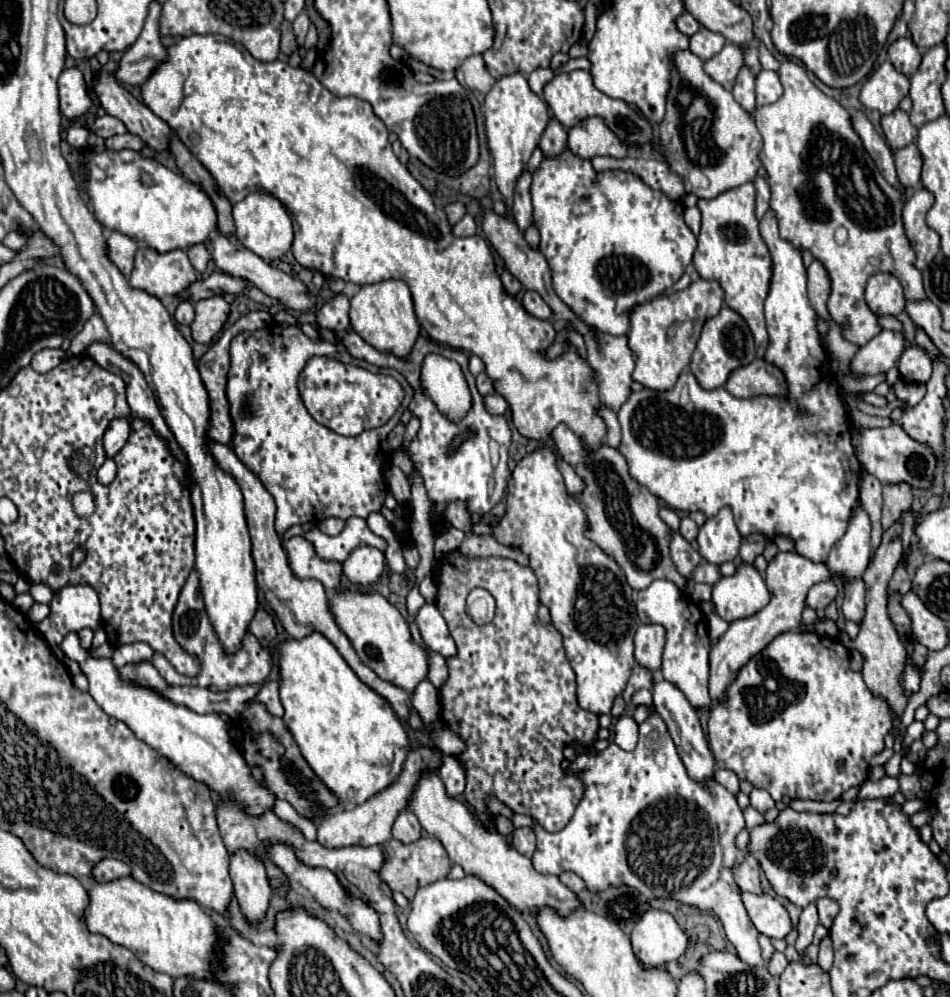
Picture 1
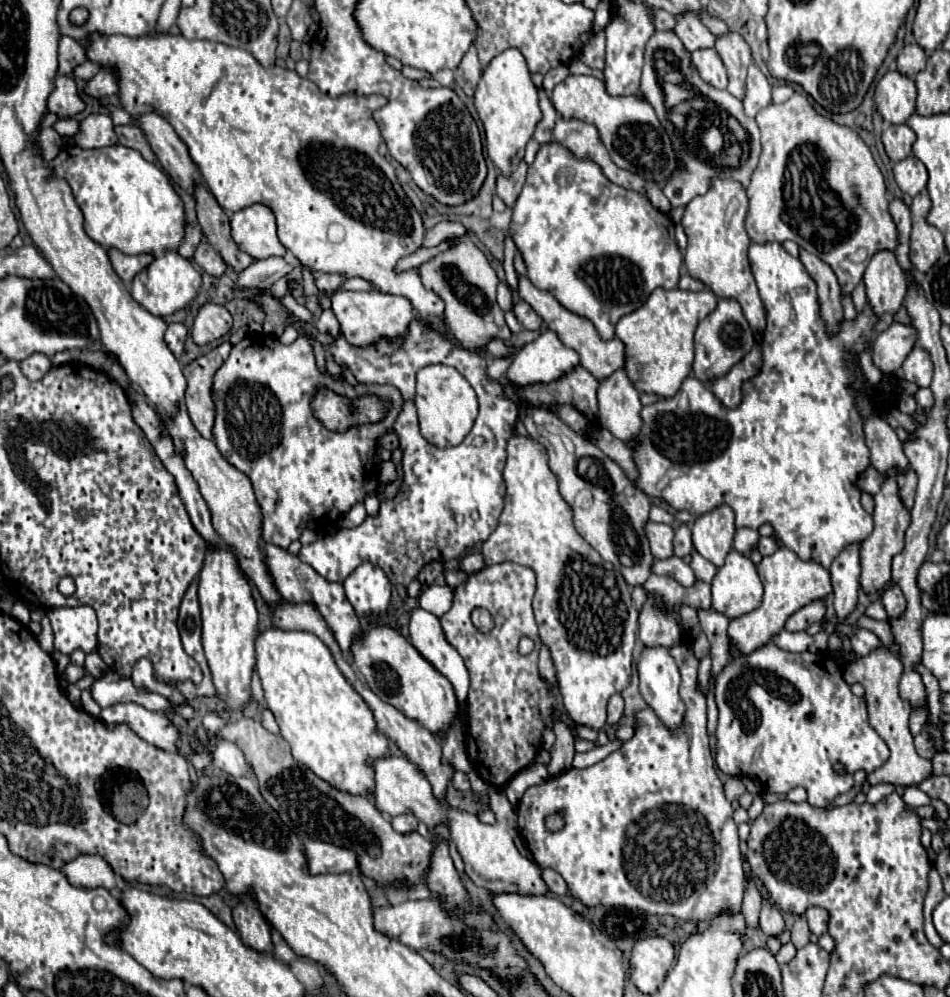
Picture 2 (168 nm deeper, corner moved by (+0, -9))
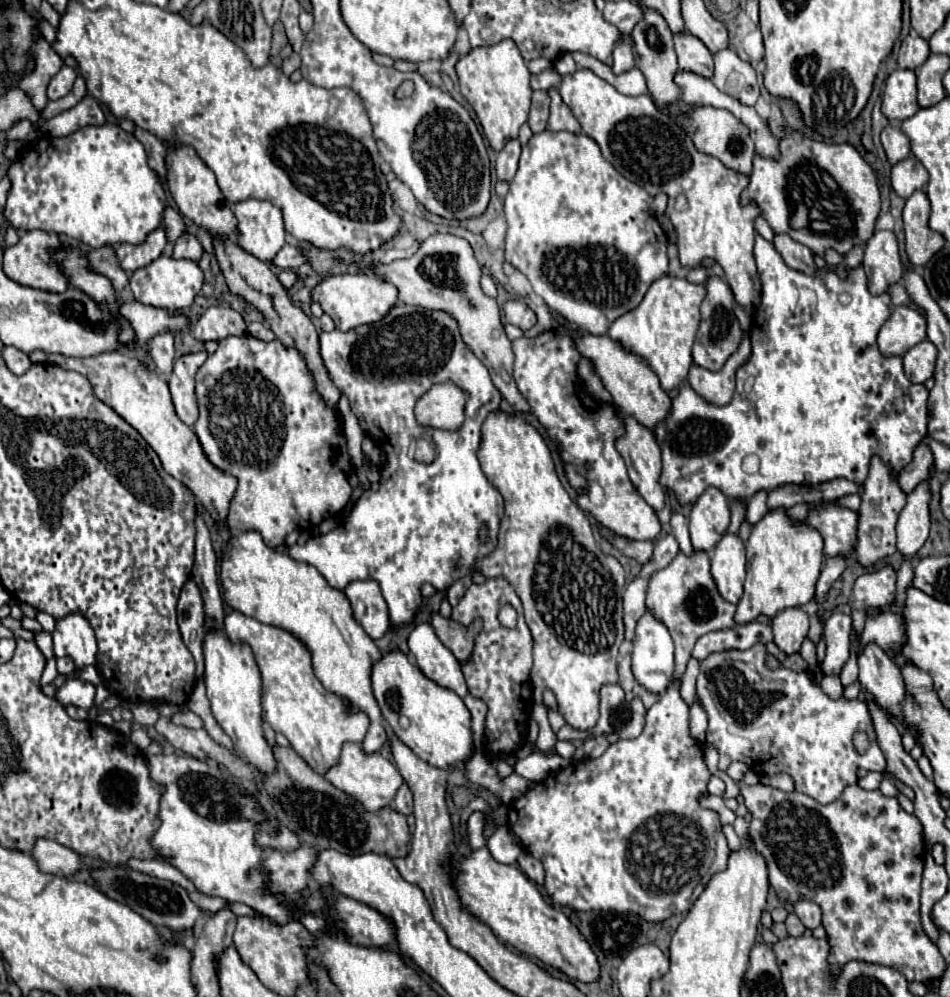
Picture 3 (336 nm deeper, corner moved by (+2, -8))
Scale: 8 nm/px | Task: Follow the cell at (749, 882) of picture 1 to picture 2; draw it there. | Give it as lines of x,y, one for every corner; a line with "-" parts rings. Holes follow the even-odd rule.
762,901
762,911
760,911
760,927
766,935
780,935
784,929
784,919
780,909
776,905

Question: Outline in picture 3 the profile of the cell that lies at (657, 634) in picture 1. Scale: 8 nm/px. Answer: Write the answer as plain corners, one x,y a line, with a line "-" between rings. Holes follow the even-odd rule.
682,552
662,570
654,572
648,578
646,588
646,608
666,624
672,640
674,640
674,654
676,654
676,672
674,676
680,678
686,670
686,664
690,660
692,648
696,640
712,630
724,630
732,628
734,624
734,612
736,606
730,602
724,602
716,590
716,584
710,574
710,556
708,552
694,552
692,558
684,556

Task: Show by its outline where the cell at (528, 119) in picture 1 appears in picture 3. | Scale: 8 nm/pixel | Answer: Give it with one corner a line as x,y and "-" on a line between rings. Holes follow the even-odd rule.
502,40
494,46
472,48
468,56
462,56
456,64
460,78
460,92
474,108
488,144
494,152
500,152
508,140
518,138
520,126
528,120
532,88
530,70
526,68
520,50
512,40

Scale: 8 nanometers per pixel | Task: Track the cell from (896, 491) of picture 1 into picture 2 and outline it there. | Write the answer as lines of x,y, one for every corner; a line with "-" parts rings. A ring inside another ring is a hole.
906,469
900,477
898,477
898,487
900,487
900,497
906,505
906,509
912,509
914,503
914,493
916,493
916,473
912,469

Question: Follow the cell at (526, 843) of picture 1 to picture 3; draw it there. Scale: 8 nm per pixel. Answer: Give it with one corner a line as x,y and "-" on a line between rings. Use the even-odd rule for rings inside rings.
508,826
496,828
496,832
488,838
488,850
500,864
516,864
520,852
524,852
520,840
510,832

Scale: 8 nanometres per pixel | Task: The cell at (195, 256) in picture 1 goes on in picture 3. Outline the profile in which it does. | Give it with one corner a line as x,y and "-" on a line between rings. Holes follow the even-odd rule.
166,208
166,210
164,210
164,228
166,228
168,242
170,242
170,244
176,244
178,236
182,236
182,232
186,232
182,214
176,212
176,210
172,210
172,208

